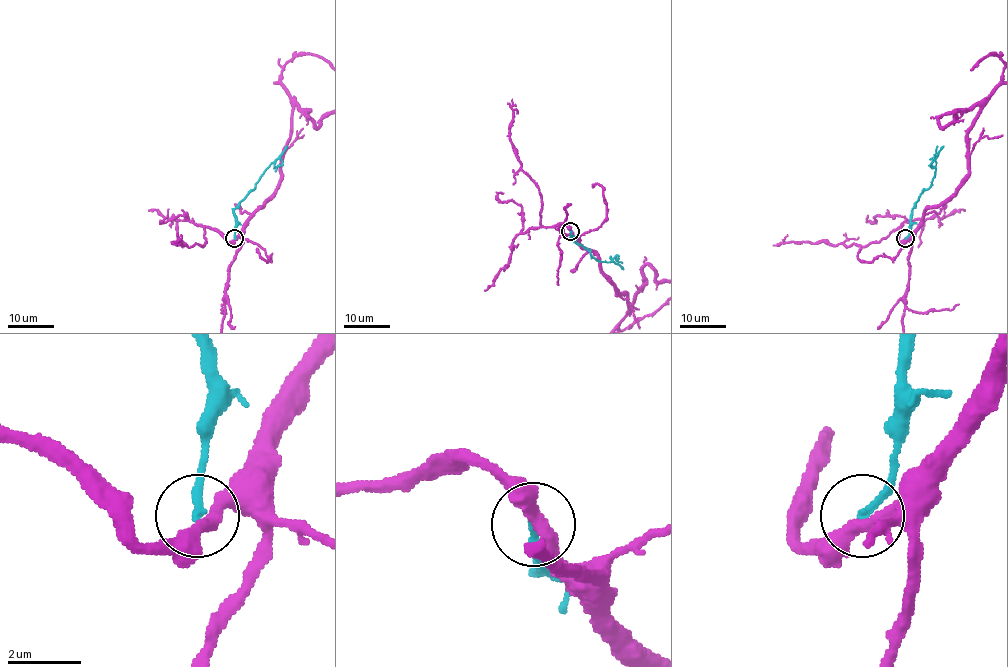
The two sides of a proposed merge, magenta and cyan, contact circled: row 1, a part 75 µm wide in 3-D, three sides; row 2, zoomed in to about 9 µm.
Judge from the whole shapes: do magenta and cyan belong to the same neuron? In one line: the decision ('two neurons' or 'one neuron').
two neurons

